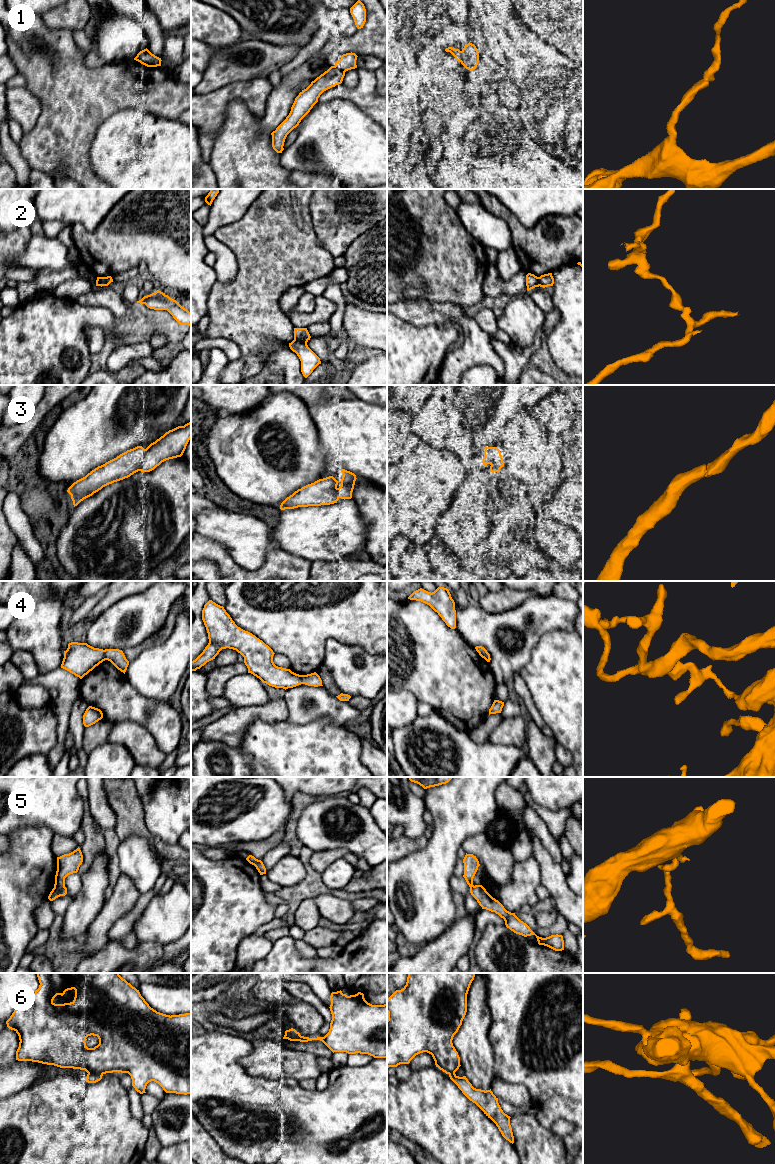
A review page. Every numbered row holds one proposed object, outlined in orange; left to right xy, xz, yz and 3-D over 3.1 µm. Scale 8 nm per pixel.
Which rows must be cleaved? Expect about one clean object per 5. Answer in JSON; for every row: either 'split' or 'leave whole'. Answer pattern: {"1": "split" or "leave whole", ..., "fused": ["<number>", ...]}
{"1": "split", "2": "split", "3": "leave whole", "4": "split", "5": "split", "6": "split", "fused": ["1", "2", "4", "5", "6"]}

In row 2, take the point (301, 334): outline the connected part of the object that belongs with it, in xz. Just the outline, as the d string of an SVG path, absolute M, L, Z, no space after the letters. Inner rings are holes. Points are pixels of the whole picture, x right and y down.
M294 328L294 339L300 342L307 343L311 336L307 328Z

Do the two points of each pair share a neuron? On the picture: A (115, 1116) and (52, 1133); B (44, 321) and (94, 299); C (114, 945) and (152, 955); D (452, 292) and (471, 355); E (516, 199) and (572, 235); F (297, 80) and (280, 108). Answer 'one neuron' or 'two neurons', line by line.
A: one neuron
B: two neurons
C: one neuron
D: two neurons
E: two neurons
F: one neuron

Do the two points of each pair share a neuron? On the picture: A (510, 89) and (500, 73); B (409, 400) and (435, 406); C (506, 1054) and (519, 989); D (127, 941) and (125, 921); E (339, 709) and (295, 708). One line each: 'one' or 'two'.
A: two
B: two
C: one
D: two
E: one

